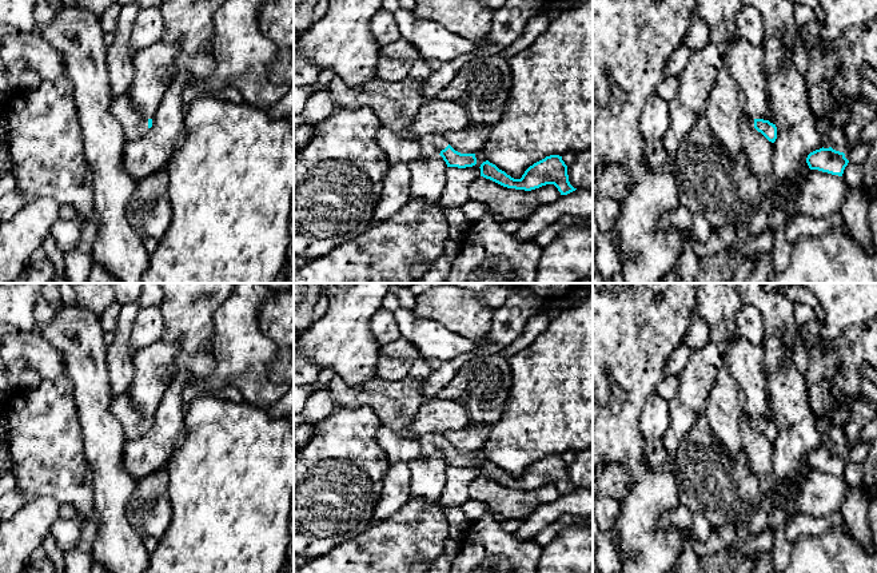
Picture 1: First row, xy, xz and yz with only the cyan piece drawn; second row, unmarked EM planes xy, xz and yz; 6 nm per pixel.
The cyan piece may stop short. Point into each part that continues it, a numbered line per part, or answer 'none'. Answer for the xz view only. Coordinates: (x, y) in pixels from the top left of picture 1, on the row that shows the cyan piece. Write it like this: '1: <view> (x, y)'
1: xz (395, 103)

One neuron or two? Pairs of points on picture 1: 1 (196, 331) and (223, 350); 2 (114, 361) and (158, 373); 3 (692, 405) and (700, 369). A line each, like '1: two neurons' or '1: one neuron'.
1: two neurons
2: two neurons
3: one neuron

